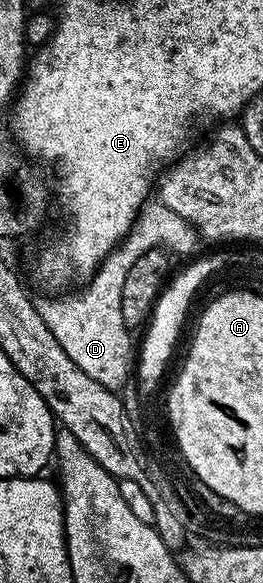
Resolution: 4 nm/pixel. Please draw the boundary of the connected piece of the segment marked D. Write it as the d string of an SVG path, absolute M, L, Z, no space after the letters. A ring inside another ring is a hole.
M151 201L144 206L143 210L139 212L139 218L136 219L134 227L131 228L131 231L128 233L126 239L107 256L106 259L100 263L98 270L95 271L93 275L86 280L87 288L84 291L79 291L76 295L61 295L65 293L59 293L56 299L39 299L37 306L41 317L45 321L45 325L49 325L49 329L53 333L53 337L57 337L57 341L61 345L61 349L65 349L65 353L69 353L69 361L73 361L73 365L77 365L77 369L81 369L85 373L89 373L89 377L93 377L93 381L101 381L101 385L105 385L110 389L110 391L118 392L119 387L123 387L127 383L127 378L129 380L133 375L133 351L131 355L131 335L132 332L125 325L125 317L121 317L121 285L125 285L125 276L129 274L129 268L132 267L133 261L137 261L137 257L141 257L141 253L149 253L149 249L154 247L163 248L163 249L172 249L171 247L180 247L183 251L191 251L195 247L195 242L200 242L201 236L194 227L191 226L190 222L186 218L182 219L180 212L174 207L167 207L164 203L158 201Z

